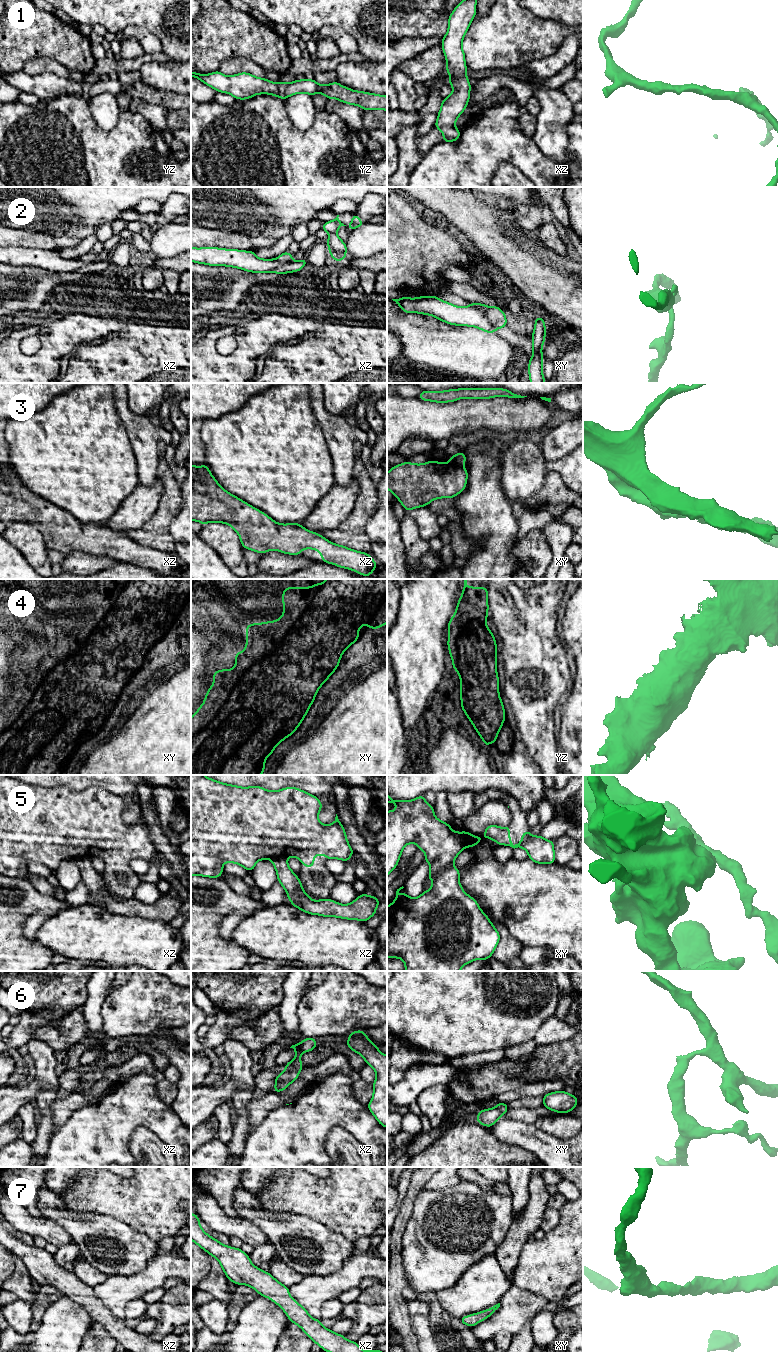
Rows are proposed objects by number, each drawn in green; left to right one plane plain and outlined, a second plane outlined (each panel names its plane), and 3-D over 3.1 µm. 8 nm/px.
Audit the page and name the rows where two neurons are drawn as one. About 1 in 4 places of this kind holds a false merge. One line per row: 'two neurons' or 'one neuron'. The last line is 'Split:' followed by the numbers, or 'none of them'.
1: one neuron
2: two neurons
3: one neuron
4: one neuron
5: two neurons
6: two neurons
7: one neuron
Split: 2, 5, 6

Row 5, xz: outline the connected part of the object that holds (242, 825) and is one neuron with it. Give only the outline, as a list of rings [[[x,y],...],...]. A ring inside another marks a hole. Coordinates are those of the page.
[[[191,775],[191,876],[200,875],[202,877],[220,878],[223,873],[223,864],[225,862],[235,863],[247,871],[253,871],[255,864],[259,860],[270,859],[278,857],[296,857],[305,867],[314,867],[314,857],[316,854],[325,855],[326,860],[341,859],[345,863],[354,855],[352,848],[346,837],[346,832],[343,825],[336,814],[335,821],[331,825],[323,825],[318,820],[318,815],[322,809],[322,803],[316,796],[307,793],[296,787],[286,787],[277,791],[269,791],[261,786],[239,787],[237,785],[230,785],[213,780],[204,775]]]

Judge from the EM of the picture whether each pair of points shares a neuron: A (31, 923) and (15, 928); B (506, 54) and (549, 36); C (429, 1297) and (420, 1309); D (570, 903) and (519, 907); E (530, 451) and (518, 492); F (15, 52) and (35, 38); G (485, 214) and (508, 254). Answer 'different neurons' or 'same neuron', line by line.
A: different neurons
B: same neuron
C: different neurons
D: same neuron
E: same neuron
F: same neuron
G: same neuron

